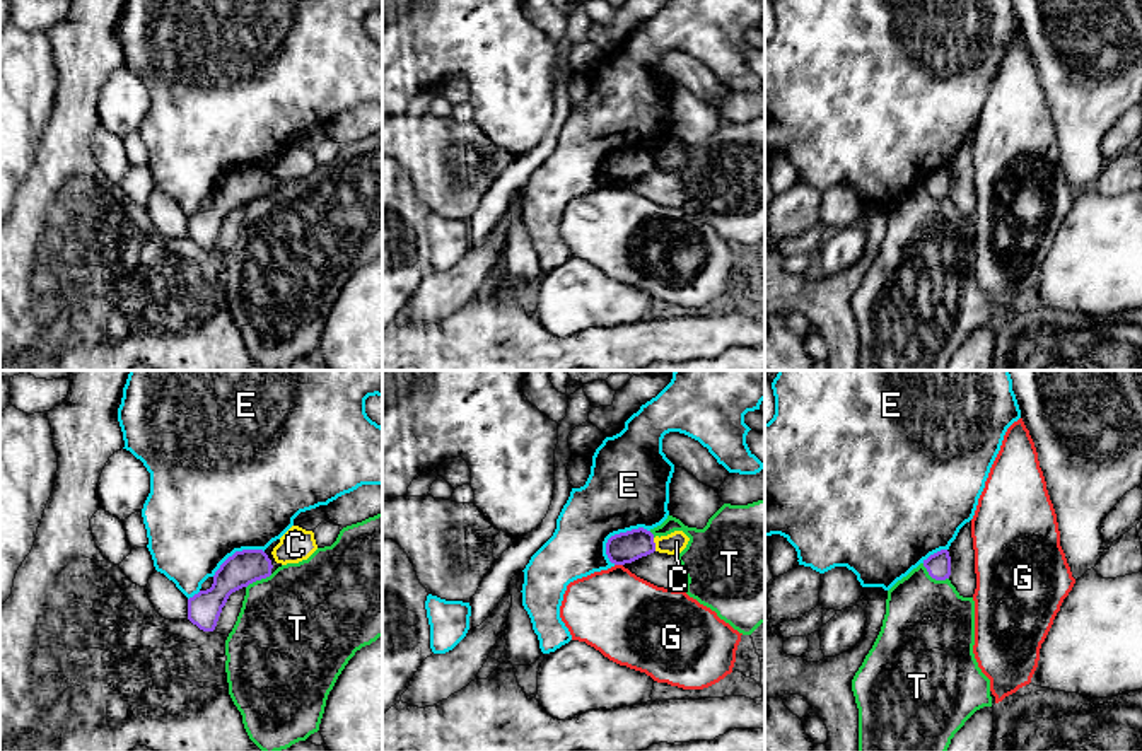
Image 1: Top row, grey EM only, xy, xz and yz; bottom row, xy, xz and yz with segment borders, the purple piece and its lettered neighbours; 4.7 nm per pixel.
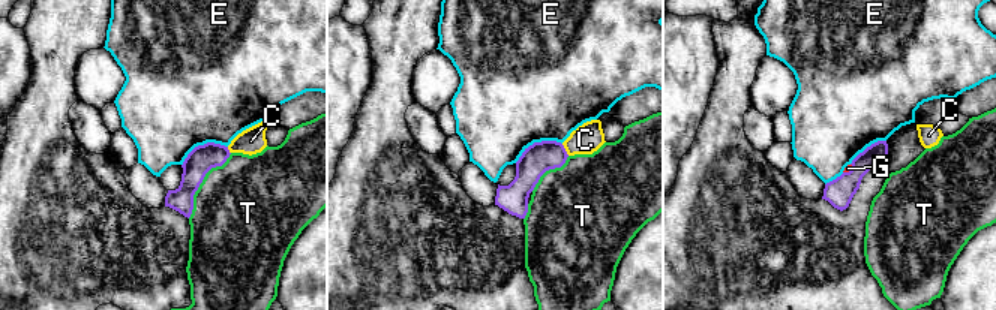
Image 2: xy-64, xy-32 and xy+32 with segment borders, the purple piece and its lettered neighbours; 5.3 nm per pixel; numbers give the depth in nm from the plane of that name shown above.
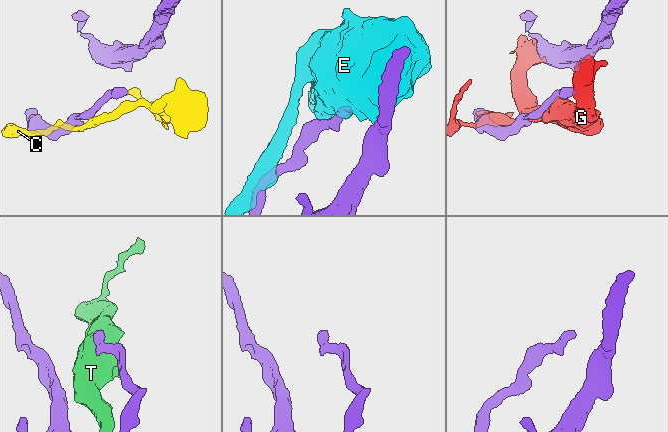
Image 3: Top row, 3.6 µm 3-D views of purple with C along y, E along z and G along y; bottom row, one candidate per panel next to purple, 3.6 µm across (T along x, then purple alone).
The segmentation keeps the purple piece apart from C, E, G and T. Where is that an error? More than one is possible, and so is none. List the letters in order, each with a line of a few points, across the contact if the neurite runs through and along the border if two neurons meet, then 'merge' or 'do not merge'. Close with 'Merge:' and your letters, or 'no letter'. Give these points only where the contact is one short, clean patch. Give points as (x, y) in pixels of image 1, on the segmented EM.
C: line xz (652, 538), (656, 550); do not merge
E: do not merge
G: do not merge
T: line yz (922, 564), (932, 577), (948, 579); do not merge
Merge: no letter

